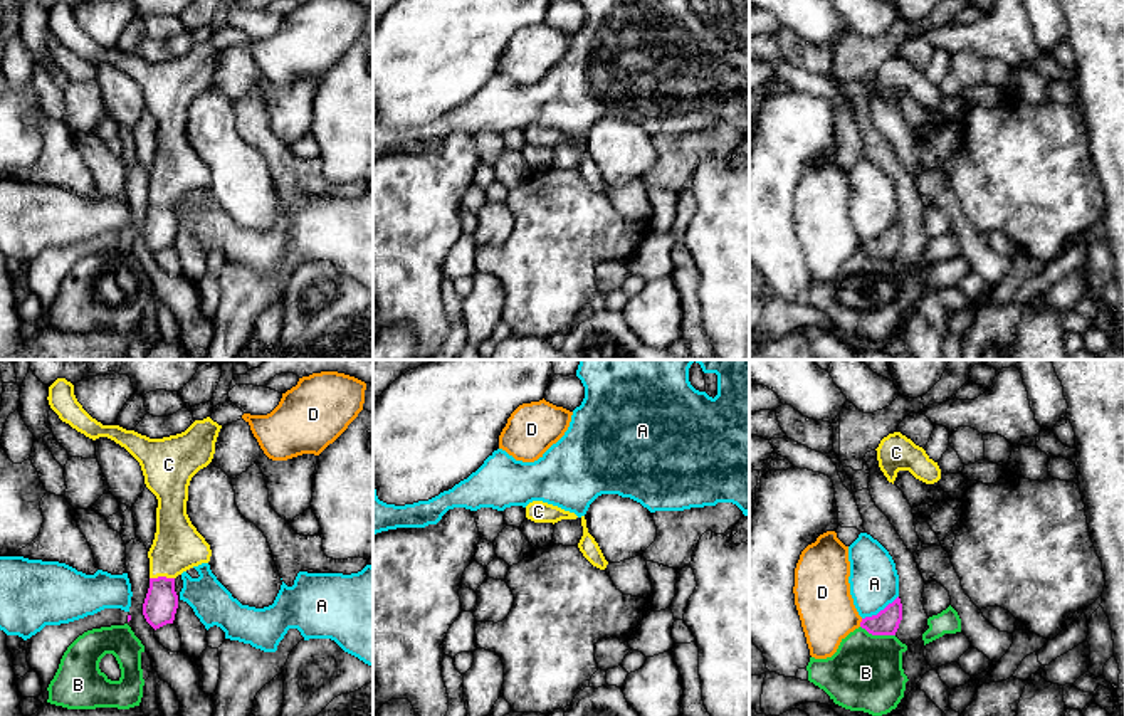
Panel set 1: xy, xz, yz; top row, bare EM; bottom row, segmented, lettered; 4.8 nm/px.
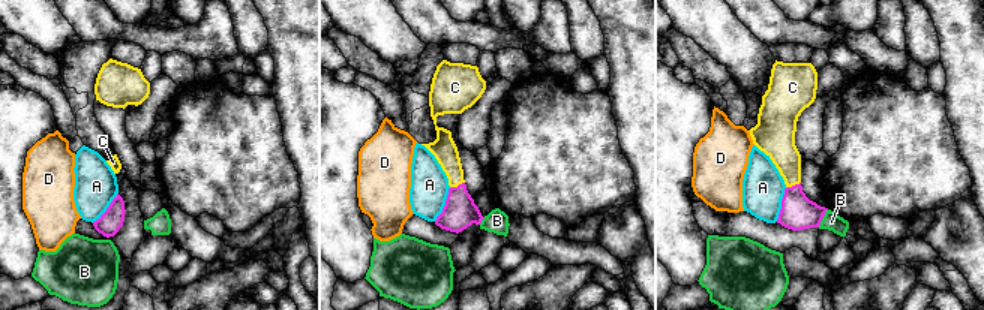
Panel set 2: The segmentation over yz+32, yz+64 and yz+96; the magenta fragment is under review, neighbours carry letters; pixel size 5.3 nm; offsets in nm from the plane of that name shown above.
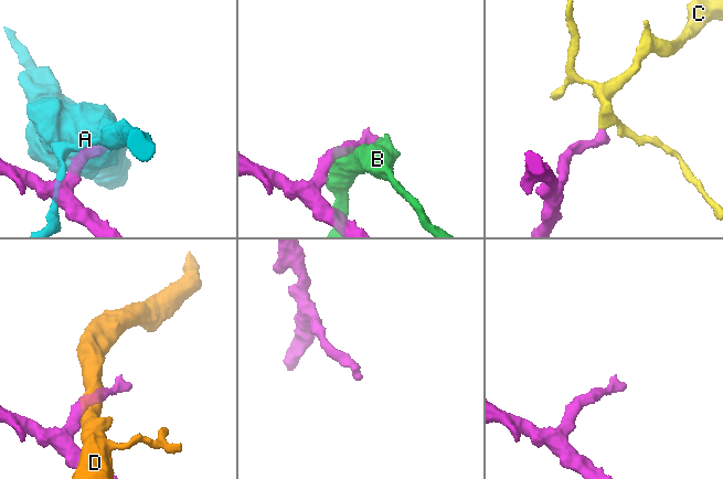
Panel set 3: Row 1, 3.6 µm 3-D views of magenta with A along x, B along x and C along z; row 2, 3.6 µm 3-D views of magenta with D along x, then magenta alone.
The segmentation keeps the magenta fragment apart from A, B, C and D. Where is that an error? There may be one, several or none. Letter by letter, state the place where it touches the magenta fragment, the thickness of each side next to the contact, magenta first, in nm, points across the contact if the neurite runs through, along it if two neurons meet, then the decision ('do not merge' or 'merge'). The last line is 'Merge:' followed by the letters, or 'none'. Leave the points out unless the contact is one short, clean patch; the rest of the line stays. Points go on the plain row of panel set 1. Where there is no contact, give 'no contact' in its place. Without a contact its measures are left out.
A: contact yz (881, 234); calibres 120 and 240 nm; do not merge
B: contact yz (877, 257); calibres 120 and 360 nm; do not merge
C: contact xy (162, 200); calibres 160 and 240 nm; way xy (160, 229), (162, 200), (163, 190), (177, 170); merge
D: contact yz (861, 246); calibres 120 and 280 nm; do not merge
Merge: C

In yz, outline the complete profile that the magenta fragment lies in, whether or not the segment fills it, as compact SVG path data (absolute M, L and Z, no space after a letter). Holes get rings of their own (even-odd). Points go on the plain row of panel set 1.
M897 220L877 239L862 242L860 250L872 259L896 259L901 244L902 244L902 227L901 222Z

